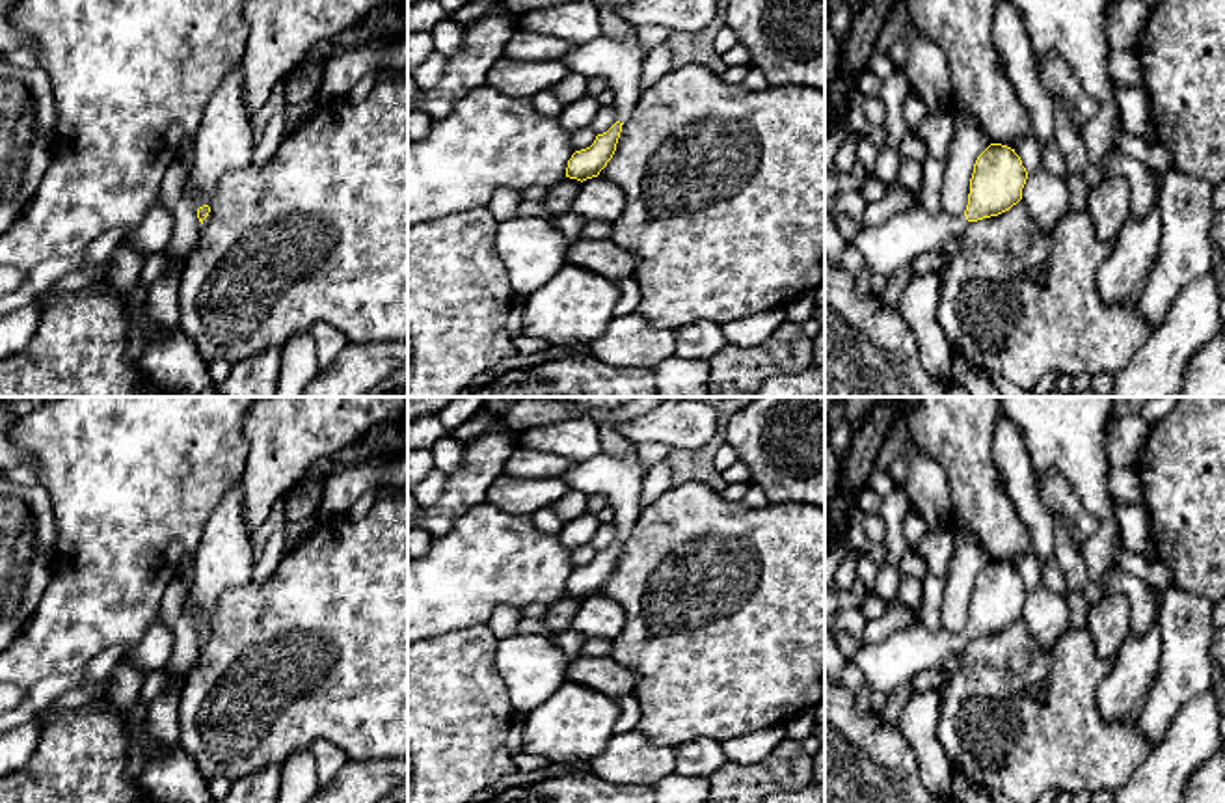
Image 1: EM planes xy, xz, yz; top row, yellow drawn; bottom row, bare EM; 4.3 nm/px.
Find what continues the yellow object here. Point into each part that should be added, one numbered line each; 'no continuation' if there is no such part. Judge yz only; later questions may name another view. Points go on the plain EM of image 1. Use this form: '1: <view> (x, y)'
1: yz (892, 662)

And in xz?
1: xz (619, 479)

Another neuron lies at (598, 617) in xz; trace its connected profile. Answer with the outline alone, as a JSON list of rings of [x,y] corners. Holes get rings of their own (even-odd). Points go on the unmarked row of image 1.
[[[592,594],[581,600],[572,628],[586,639],[614,639],[626,626],[622,606],[603,594]]]

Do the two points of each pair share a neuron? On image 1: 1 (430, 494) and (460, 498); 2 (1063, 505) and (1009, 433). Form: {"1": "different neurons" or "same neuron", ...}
{"1": "different neurons", "2": "different neurons"}

